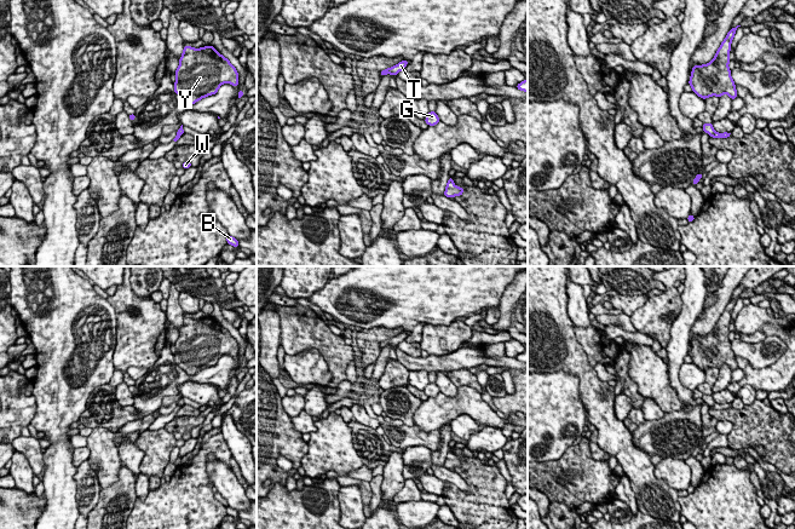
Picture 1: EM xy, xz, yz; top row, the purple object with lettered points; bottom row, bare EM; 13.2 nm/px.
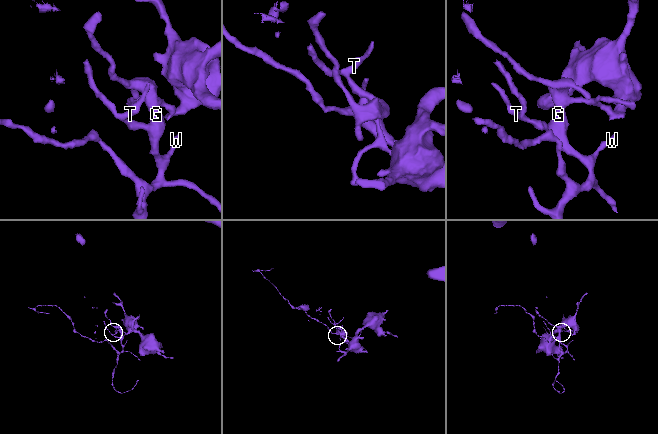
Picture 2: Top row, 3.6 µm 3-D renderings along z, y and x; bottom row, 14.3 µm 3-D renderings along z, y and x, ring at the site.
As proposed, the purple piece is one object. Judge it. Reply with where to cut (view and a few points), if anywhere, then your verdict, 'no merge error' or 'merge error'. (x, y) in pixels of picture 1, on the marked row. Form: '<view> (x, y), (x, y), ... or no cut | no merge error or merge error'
yz (715, 132), (712, 136) | merge error

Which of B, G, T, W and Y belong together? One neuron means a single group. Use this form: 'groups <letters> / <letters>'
groups B G T W / Y

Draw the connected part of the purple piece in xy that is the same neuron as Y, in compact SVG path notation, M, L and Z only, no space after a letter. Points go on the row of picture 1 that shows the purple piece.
M184 46L175 70L174 93L188 104L215 94L223 84L238 87L238 73L213 46Z

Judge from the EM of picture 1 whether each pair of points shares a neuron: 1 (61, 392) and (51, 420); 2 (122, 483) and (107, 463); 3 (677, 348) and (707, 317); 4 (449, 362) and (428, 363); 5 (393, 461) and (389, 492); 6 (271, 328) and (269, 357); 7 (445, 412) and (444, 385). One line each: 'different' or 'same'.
1: same
2: different
3: different
4: same
5: same
6: same
7: different

